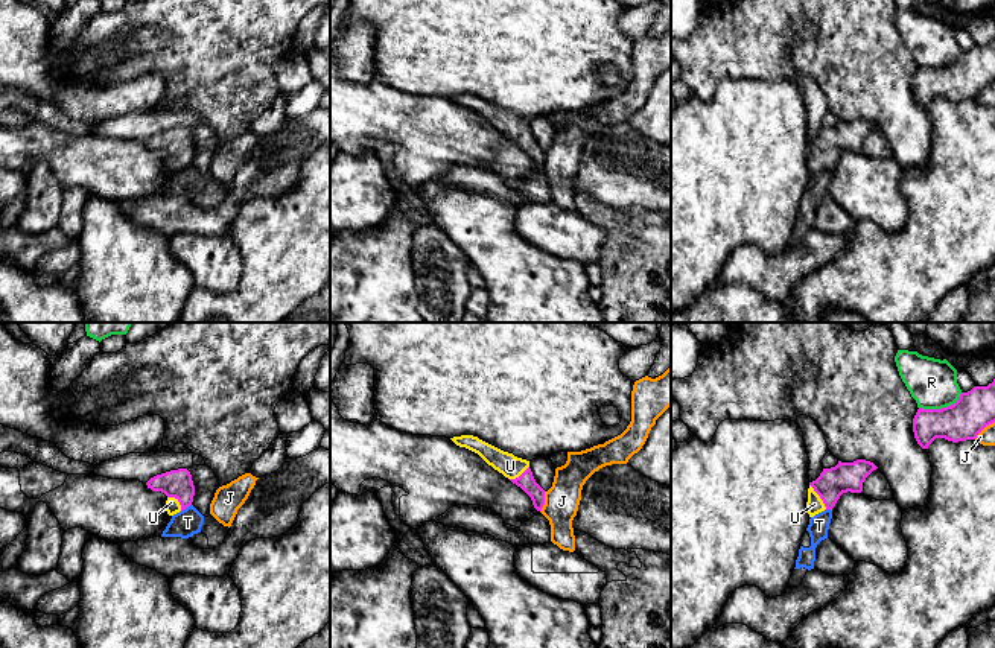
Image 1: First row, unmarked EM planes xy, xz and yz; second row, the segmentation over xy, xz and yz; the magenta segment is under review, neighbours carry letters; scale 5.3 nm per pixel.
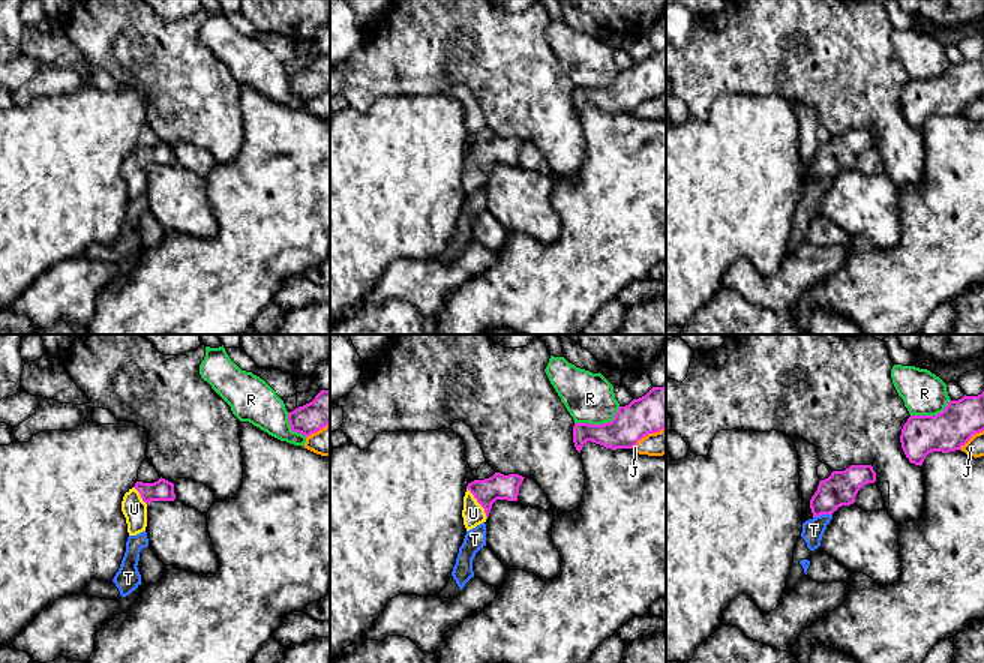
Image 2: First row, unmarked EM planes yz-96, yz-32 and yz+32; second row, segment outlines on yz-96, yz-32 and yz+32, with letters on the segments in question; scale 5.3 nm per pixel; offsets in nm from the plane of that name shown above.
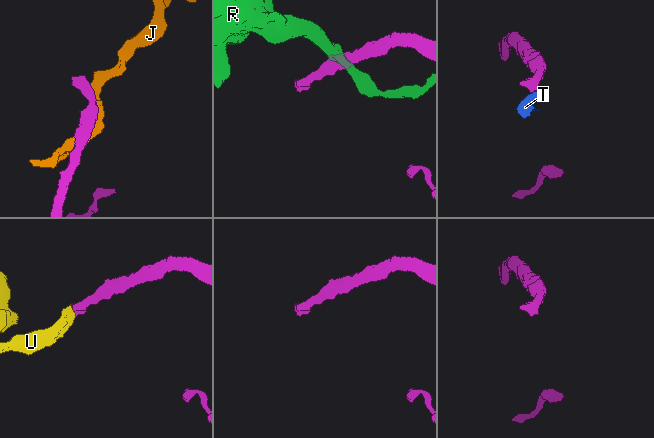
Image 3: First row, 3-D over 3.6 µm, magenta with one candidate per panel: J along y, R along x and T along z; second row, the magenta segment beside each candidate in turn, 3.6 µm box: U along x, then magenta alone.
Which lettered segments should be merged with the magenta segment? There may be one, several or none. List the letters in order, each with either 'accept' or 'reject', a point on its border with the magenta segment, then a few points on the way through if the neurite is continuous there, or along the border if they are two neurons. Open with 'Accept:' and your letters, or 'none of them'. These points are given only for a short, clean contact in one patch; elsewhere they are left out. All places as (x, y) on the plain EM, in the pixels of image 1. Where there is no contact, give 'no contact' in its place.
Accept: U
J: reject; contact yz (983, 87)
R: reject; contact yz (942, 67); border yz (962, 52), (950, 64), (919, 67)
T: reject; contact xy (186, 166); border xy (190, 163), (181, 171)
U: accept; contact yz (819, 154); way yz (846, 136), (834, 140), (819, 154), (814, 163)

